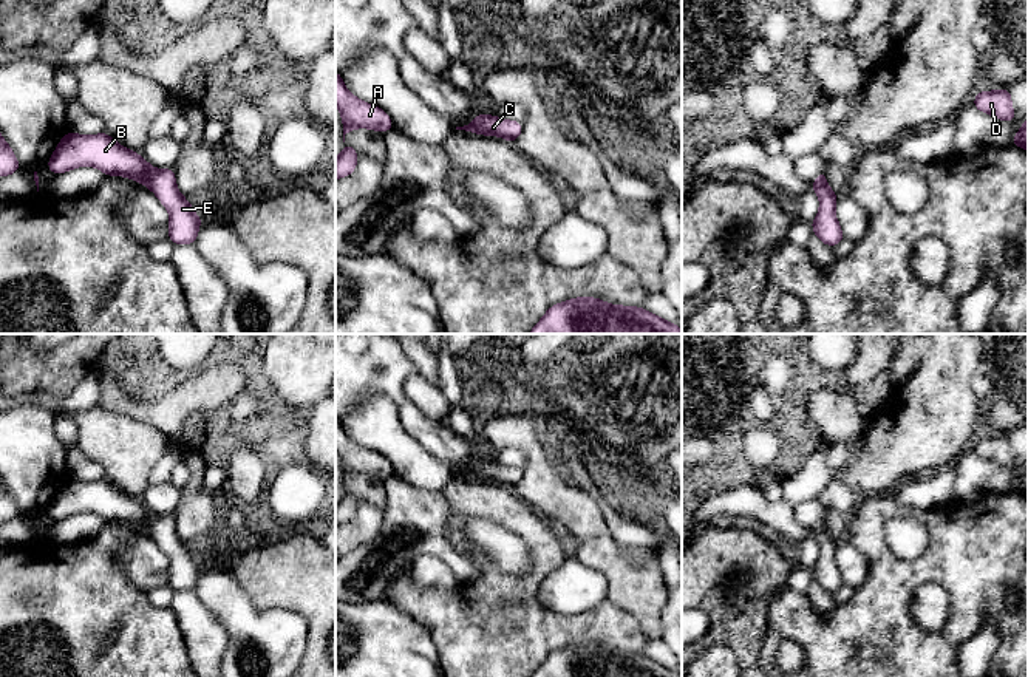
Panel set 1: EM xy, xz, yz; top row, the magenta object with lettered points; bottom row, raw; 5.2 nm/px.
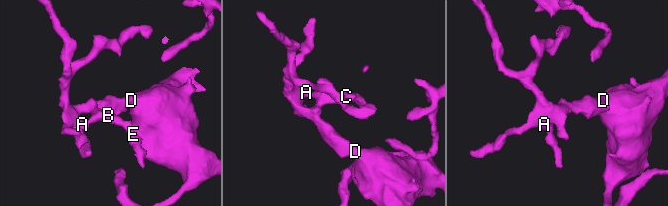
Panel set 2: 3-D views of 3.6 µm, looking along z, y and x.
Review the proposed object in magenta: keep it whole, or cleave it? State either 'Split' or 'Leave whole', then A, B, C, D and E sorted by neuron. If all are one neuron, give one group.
Leave whole. Groups: A B C D E

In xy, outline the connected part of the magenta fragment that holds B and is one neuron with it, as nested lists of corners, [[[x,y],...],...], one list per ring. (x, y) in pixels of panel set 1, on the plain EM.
[[[68,478],[46,509],[57,522],[90,512],[105,522],[125,522],[148,533],[170,560],[168,584],[173,590],[195,590],[203,566],[193,558],[175,526],[173,515],[155,515],[136,498],[117,490],[105,478],[83,482]]]

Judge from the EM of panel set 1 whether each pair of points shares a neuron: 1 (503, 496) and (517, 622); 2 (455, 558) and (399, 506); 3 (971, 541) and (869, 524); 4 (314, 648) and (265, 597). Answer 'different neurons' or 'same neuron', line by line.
1: same neuron
2: same neuron
3: same neuron
4: same neuron

